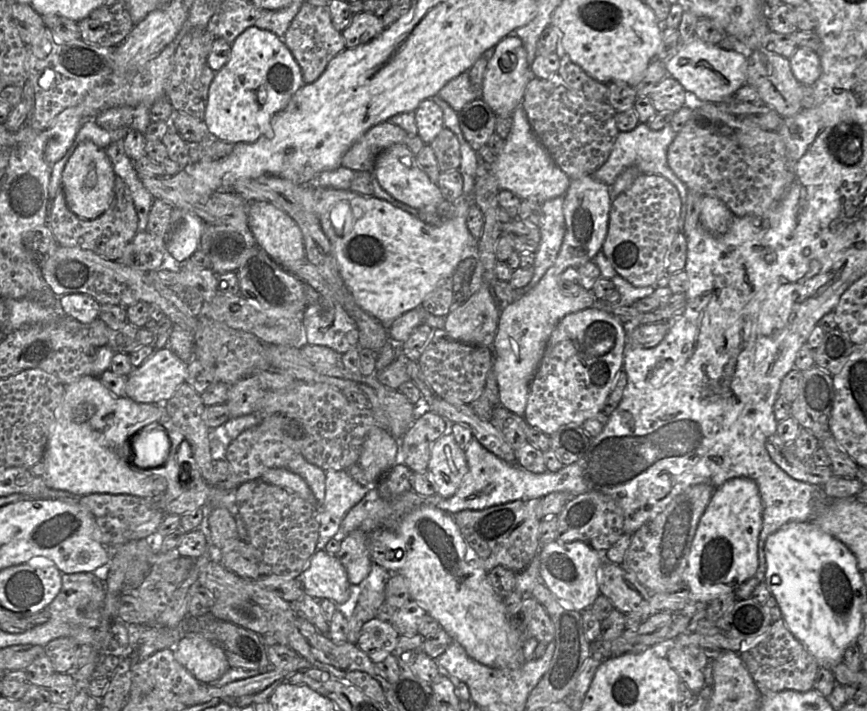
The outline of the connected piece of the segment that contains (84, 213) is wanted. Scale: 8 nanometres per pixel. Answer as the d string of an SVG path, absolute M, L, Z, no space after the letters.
M89 140L81 142L70 156L62 173L62 189L69 209L86 220L101 216L112 201L115 177L113 166L104 149Z

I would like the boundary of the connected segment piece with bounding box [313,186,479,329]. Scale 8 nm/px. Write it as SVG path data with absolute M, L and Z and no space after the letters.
M313 187L313 212L331 243L346 287L358 306L387 329L393 320L420 307L440 281L452 277L462 260L472 255L479 258L479 240L467 227L467 215L472 204L472 195L462 195L452 203L450 214L440 224L431 225L374 195L364 196L349 189Z

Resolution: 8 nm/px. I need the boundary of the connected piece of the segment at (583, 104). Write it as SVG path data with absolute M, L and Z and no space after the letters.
M558 74L549 78L532 77L527 84L522 106L534 133L571 180L593 175L609 158L620 132L615 121L616 111L607 101L588 100L569 87Z

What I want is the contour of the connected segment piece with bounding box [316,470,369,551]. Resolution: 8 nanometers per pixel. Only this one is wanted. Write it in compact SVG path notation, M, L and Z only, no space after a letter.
M347 470L325 471L325 497L317 508L319 537L316 548L323 551L335 536L348 511L358 504L368 492L368 487L357 483Z

